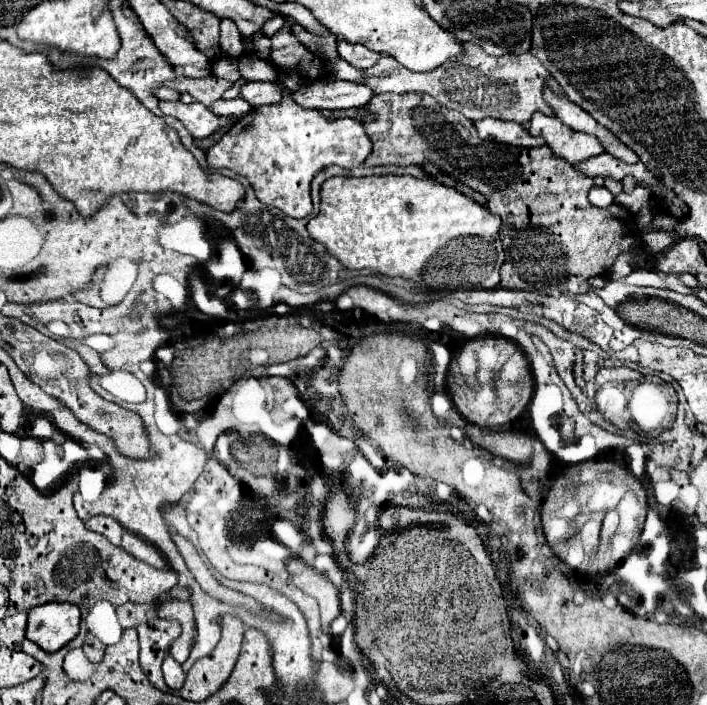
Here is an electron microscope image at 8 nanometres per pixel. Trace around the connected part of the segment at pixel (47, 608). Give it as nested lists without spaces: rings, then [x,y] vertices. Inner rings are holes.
[[[47,602],[31,608],[25,638],[45,652],[57,652],[77,636],[79,622],[77,604]]]

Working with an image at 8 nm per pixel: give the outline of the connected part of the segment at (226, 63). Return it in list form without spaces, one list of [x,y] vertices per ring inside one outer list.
[[[223,56],[219,58],[215,64],[213,64],[213,76],[217,78],[227,78],[231,82],[237,82],[241,76],[239,76],[239,70],[237,70],[237,60],[235,58],[229,58],[229,56]]]

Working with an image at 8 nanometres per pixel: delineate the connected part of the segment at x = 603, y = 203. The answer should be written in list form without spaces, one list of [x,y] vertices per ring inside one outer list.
[[[593,186],[589,192],[589,202],[597,208],[609,208],[614,202],[614,196],[611,196],[611,192],[607,192],[607,188]]]

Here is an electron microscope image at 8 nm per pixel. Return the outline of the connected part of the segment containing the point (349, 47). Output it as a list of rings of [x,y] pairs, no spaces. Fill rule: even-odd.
[[[345,40],[337,42],[337,52],[343,60],[347,60],[357,70],[371,68],[371,64],[375,64],[375,60],[379,58],[377,52],[371,52],[369,48],[361,46],[361,44],[351,44],[351,42],[345,42]]]

